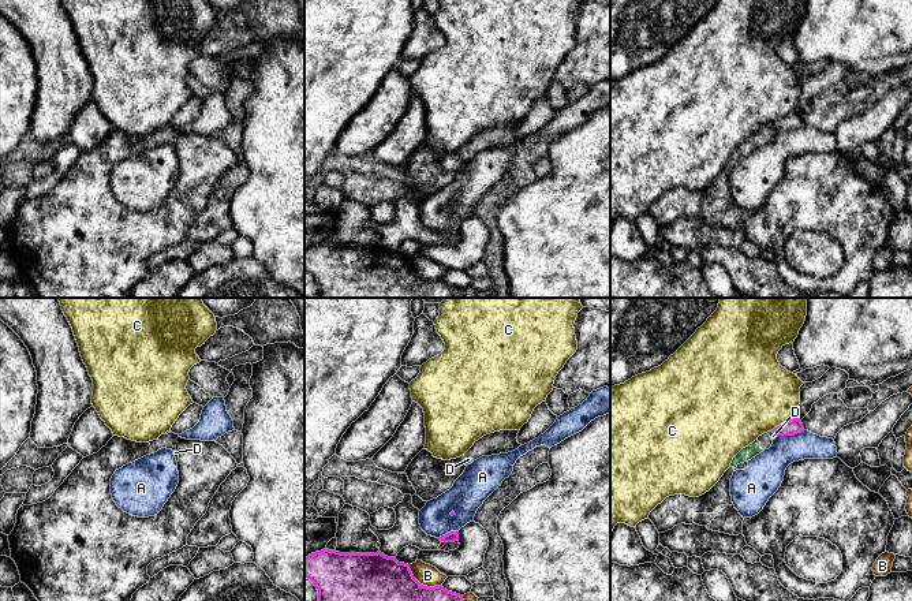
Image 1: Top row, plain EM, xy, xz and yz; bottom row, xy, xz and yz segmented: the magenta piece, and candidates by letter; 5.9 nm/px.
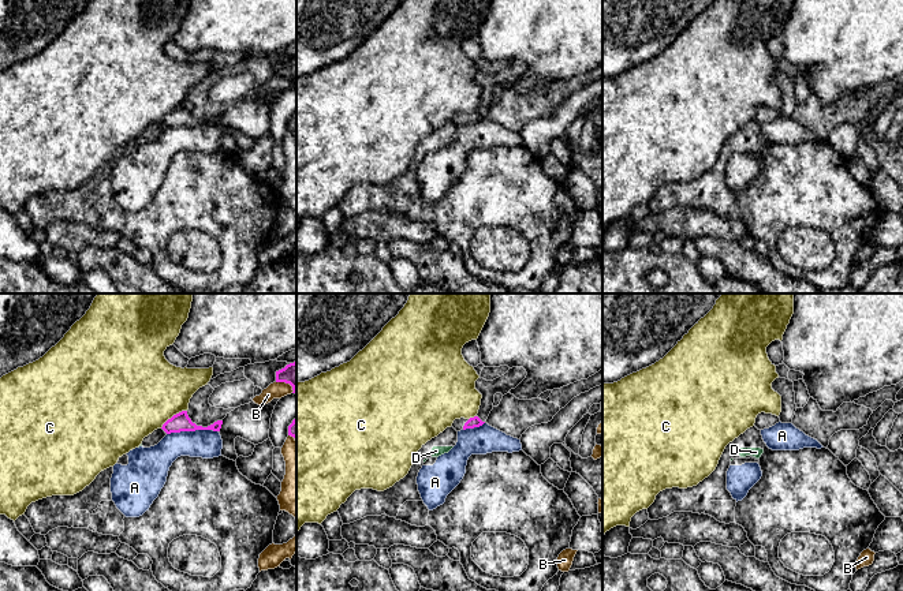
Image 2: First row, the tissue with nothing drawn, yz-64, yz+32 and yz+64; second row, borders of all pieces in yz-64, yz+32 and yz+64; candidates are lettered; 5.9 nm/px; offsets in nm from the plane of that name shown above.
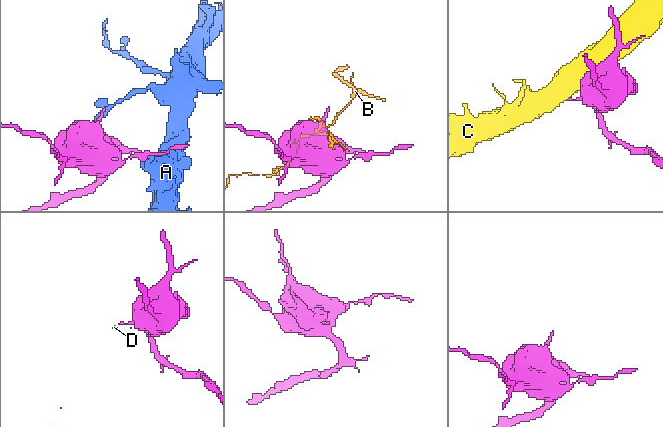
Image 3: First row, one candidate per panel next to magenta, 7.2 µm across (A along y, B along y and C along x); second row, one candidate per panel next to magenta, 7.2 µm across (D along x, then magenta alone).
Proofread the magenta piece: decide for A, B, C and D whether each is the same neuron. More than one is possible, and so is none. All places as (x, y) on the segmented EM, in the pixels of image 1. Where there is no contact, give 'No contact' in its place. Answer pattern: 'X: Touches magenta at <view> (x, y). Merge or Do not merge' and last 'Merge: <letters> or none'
A: Touches magenta at yz (789, 435). Do not merge
B: Touches magenta at xz (422, 585). Do not merge
C: Touches magenta at yz (784, 422). Do not merge
D: Touches magenta at yz (773, 432). Do not merge
Merge: none

